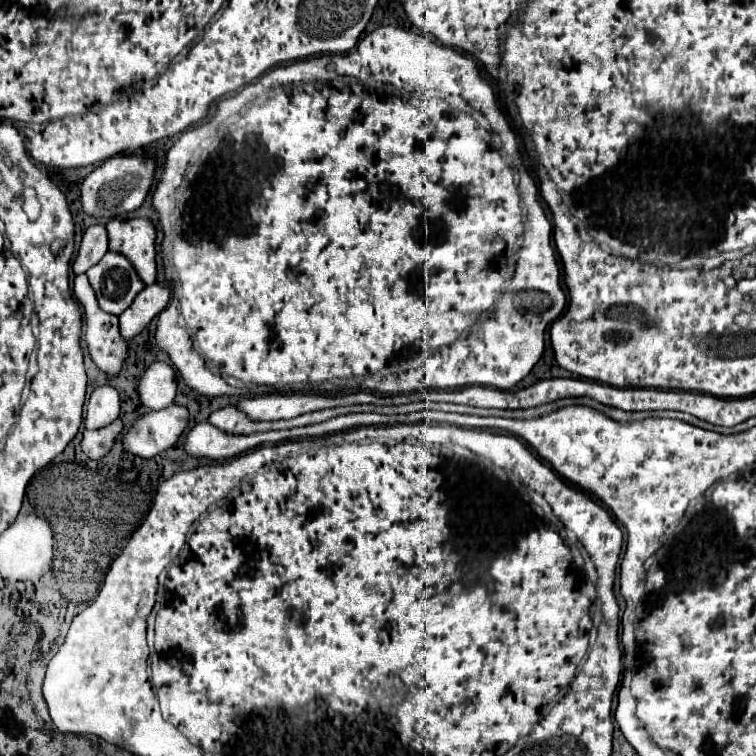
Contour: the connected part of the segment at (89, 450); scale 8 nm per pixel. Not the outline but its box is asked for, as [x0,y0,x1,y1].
[82,419,122,459]

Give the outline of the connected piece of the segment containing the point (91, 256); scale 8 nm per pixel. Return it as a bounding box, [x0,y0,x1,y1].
[72,225,108,275]

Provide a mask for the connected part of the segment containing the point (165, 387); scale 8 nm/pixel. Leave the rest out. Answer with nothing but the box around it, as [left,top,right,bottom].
[138,363,176,409]

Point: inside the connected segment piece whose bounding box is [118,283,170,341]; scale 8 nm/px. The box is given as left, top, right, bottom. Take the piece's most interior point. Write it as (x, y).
(151, 300)

